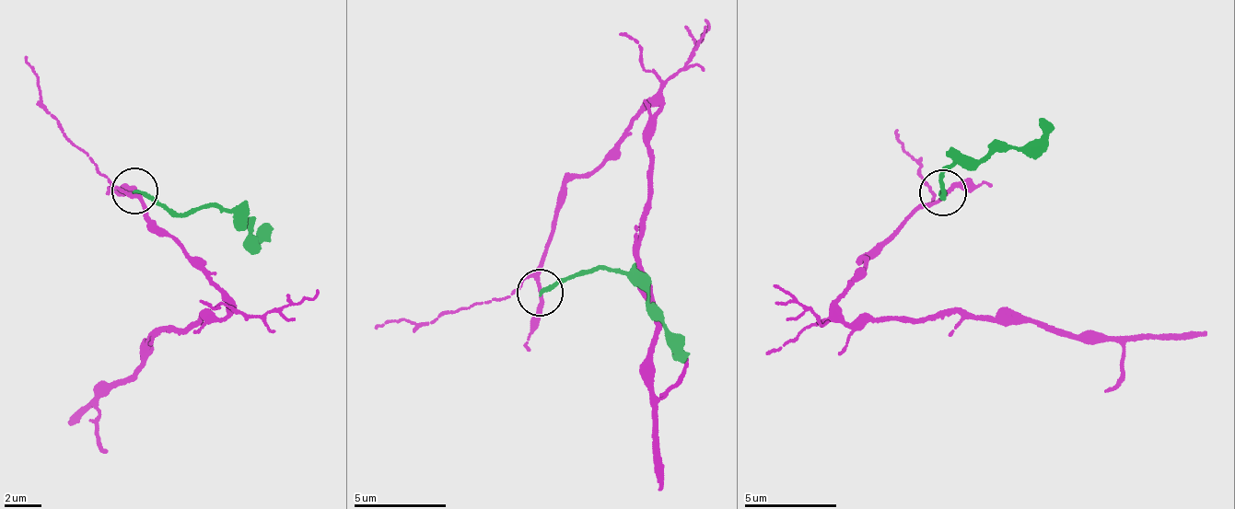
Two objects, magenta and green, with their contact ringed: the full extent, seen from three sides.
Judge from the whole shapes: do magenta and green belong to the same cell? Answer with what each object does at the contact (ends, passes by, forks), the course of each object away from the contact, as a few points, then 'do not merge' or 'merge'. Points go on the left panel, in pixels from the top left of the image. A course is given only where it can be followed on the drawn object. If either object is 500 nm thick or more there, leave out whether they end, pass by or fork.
magenta passes by; green ends there; magenta runs (136, 191), (226, 295), (227, 315), (182, 336), (160, 329), (141, 364), (71, 421); green runs (136, 191), (180, 211), (204, 204), (233, 212), (253, 239), (265, 223); do not merge

